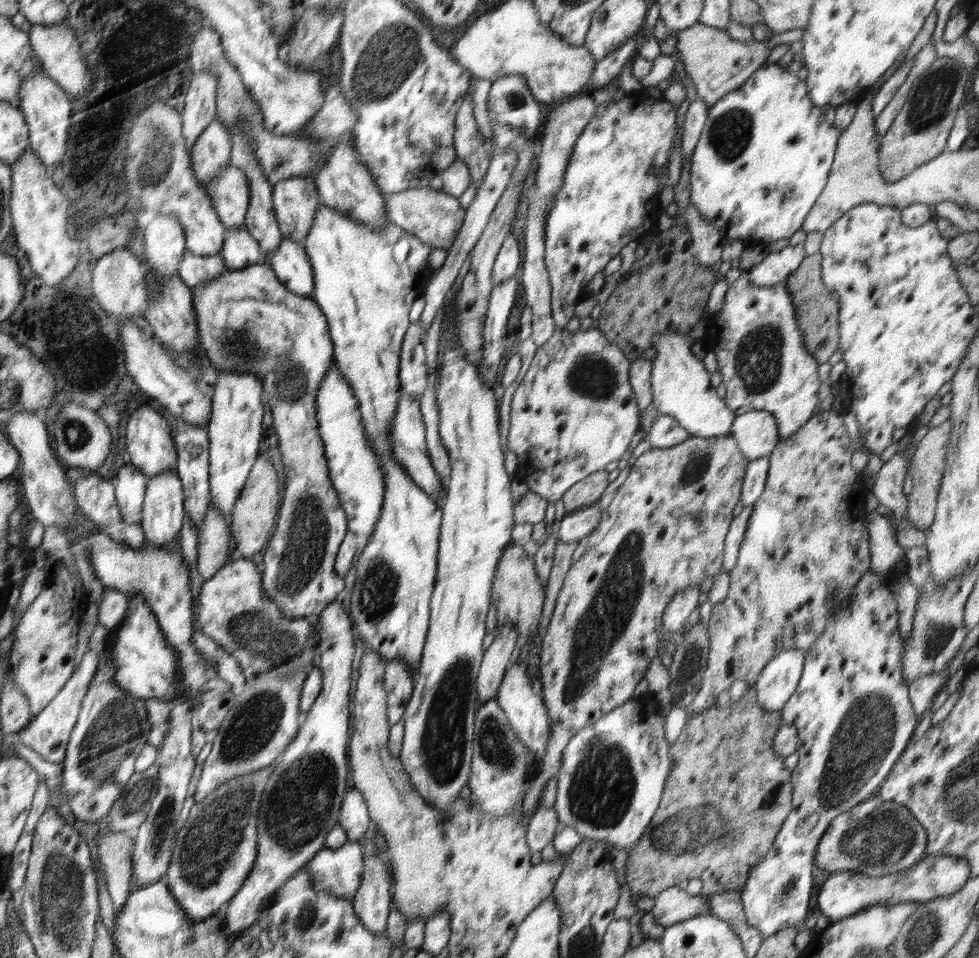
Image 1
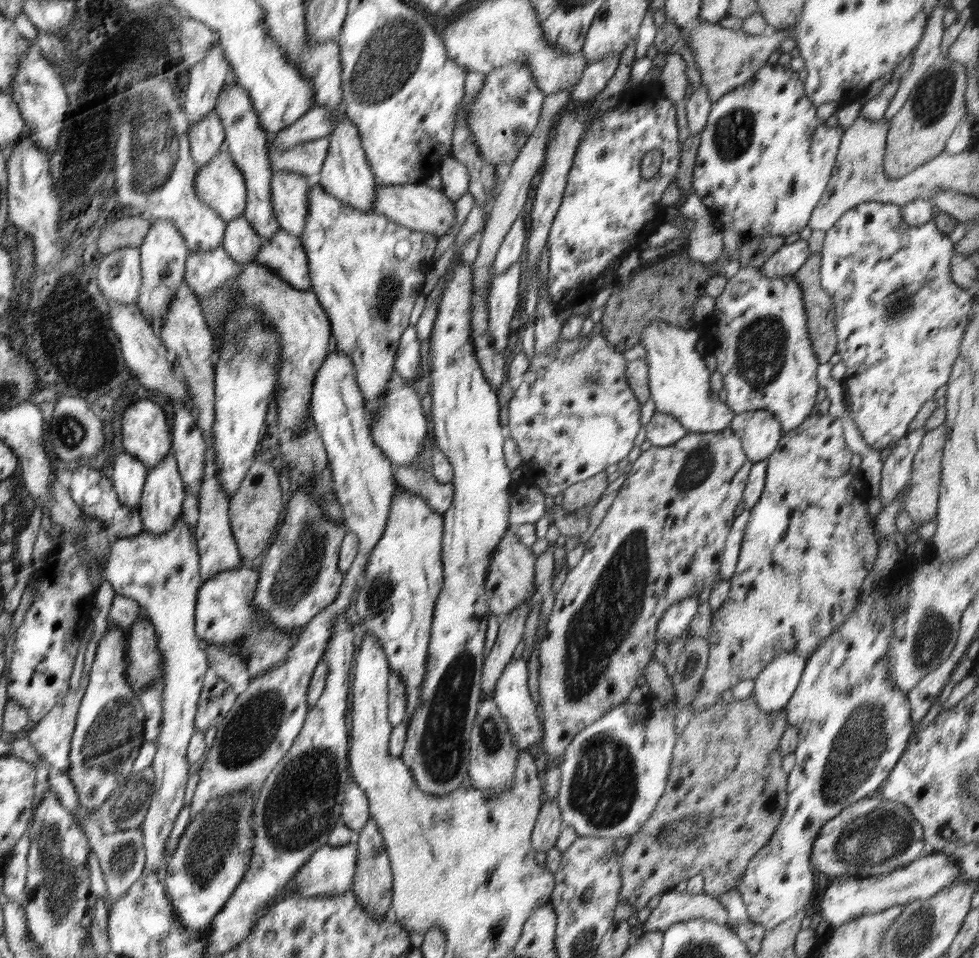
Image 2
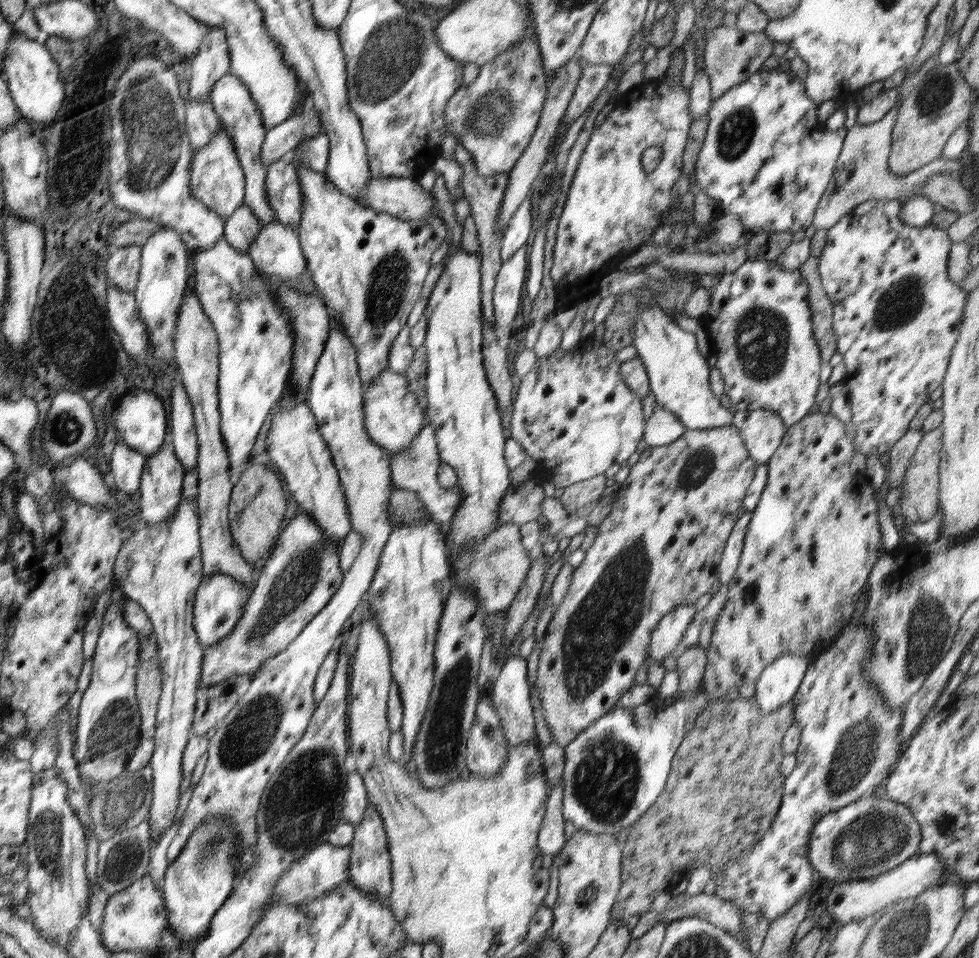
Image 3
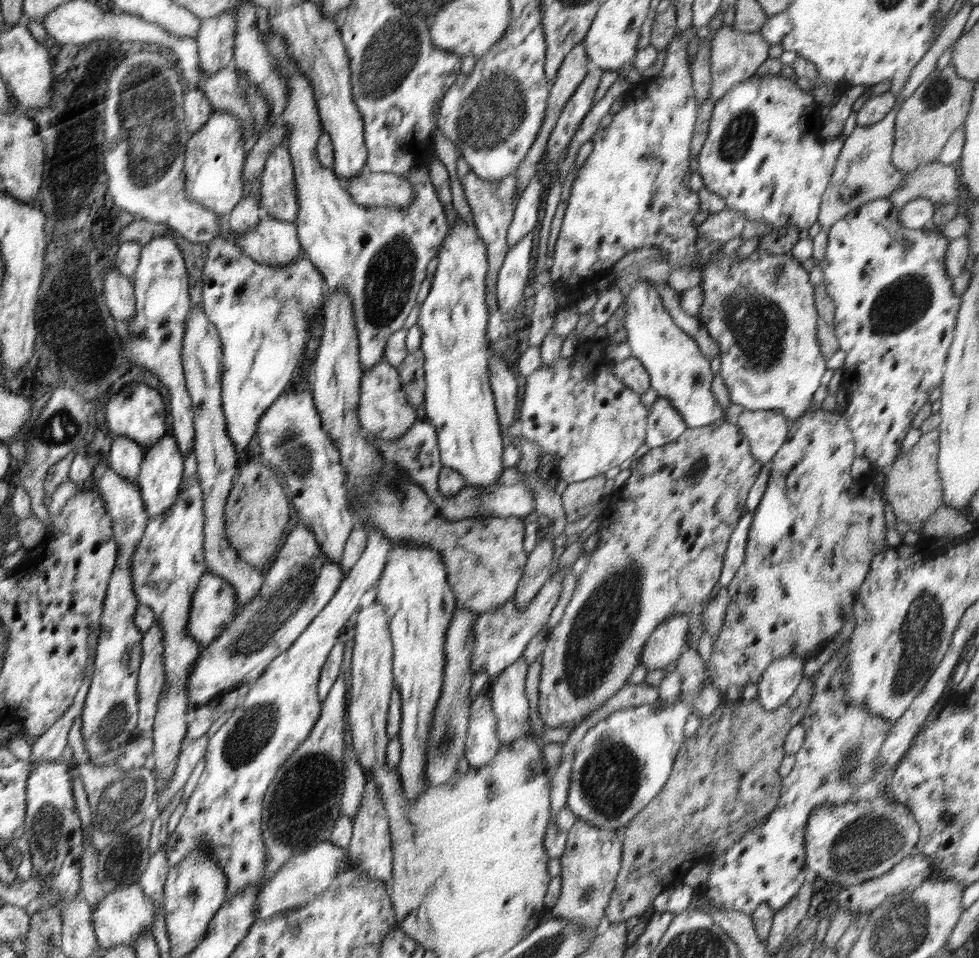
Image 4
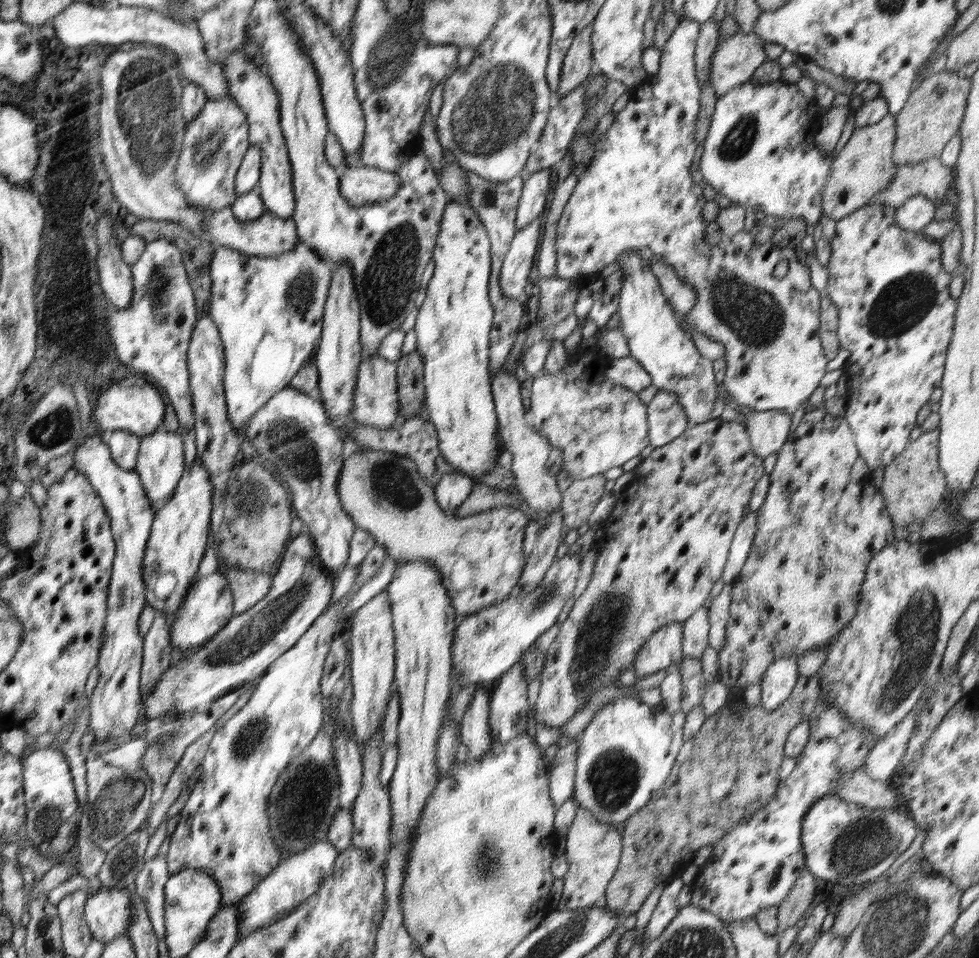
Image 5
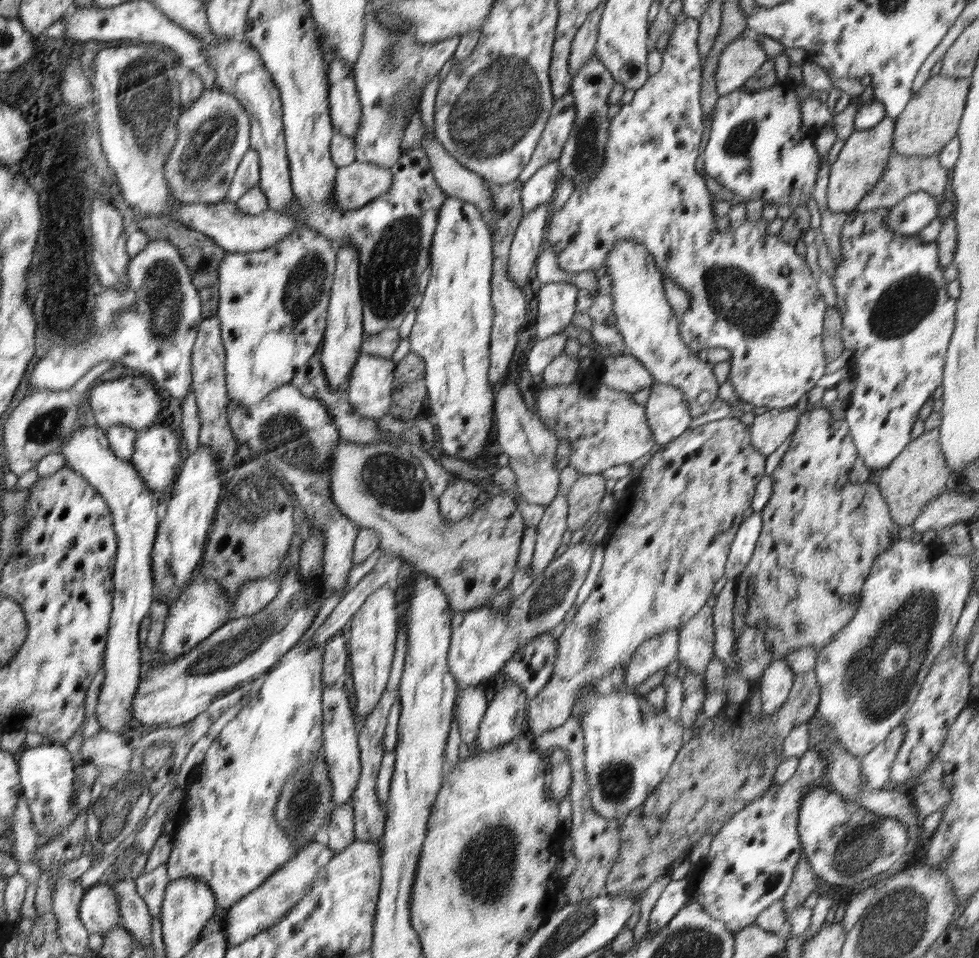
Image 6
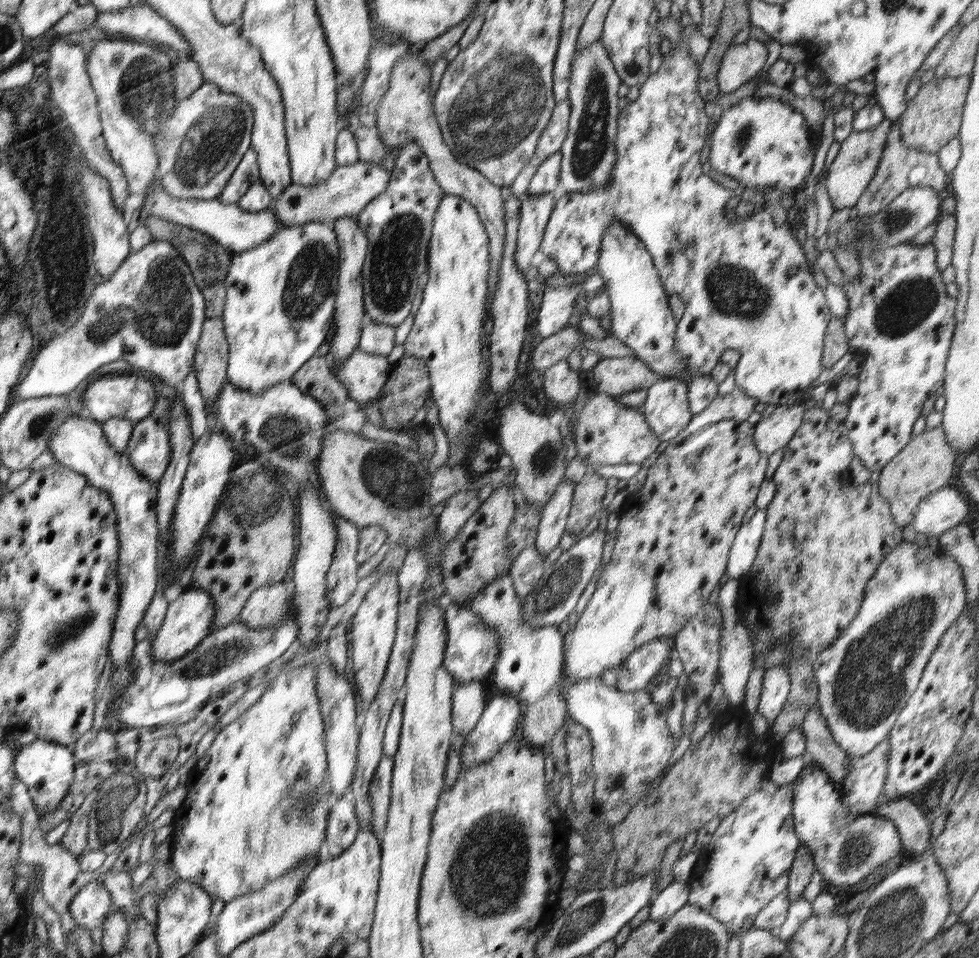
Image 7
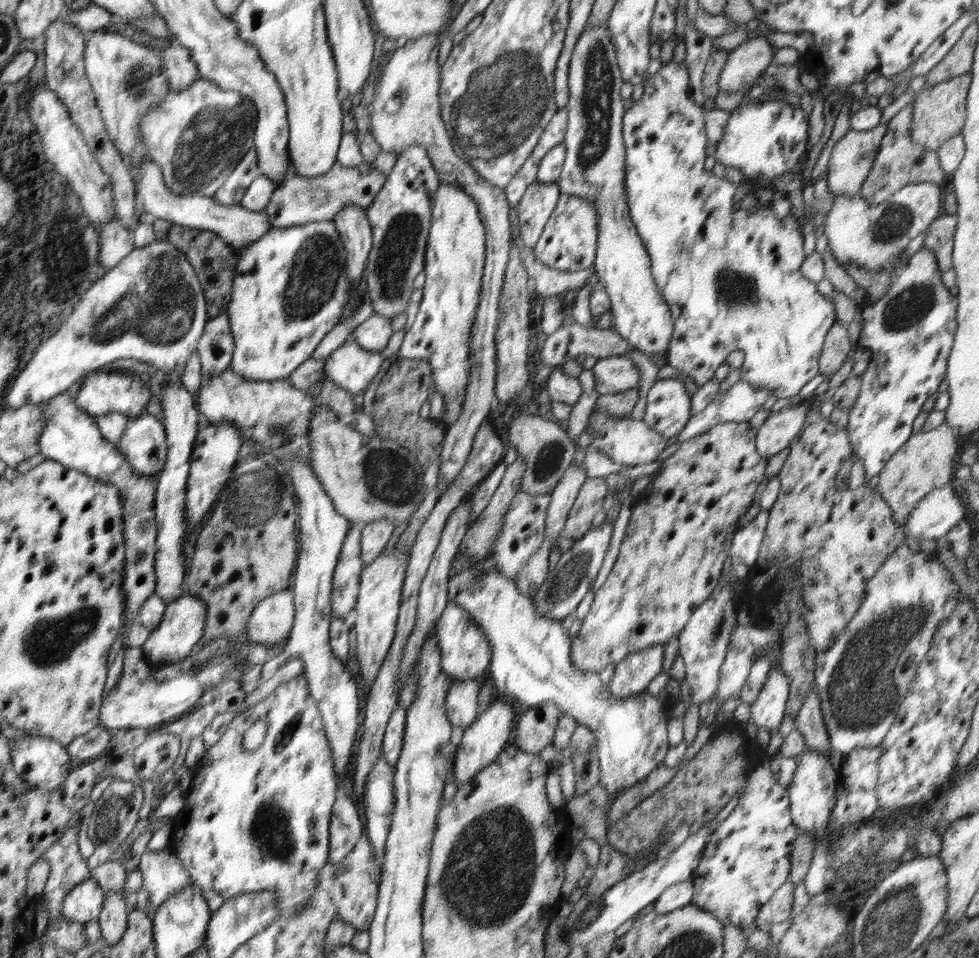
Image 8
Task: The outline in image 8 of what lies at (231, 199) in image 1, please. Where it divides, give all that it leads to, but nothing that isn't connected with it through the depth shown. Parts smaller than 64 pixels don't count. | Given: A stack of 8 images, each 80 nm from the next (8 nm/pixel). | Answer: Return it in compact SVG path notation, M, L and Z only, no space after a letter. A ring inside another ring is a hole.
M197 76L186 90L169 90L161 102L156 102L141 120L138 132L143 145L147 146L148 157L160 167L170 192L186 197L191 194L213 197L239 160L253 148L256 124L257 109L252 99Z

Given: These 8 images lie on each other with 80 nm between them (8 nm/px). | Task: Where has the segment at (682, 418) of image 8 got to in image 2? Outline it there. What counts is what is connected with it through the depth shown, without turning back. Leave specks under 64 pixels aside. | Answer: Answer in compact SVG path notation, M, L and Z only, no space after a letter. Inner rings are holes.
M658 411L652 415L645 428L646 440L658 447L674 445L688 432L672 415Z

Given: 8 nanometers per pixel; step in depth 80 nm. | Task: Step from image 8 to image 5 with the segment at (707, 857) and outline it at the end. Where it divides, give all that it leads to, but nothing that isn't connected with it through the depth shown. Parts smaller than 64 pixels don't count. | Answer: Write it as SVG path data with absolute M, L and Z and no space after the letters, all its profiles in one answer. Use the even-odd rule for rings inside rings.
M820 694L814 710L808 717L810 735L806 746L796 757L794 770L779 781L775 797L758 810L751 812L749 818L743 818L731 832L725 834L713 847L711 857L700 867L698 877L692 884L691 903L709 913L715 914L726 922L742 921L756 917L759 910L767 906L779 905L791 892L796 880L805 869L805 854L801 839L801 828L804 815L809 808L829 794L837 794L839 780L845 772L864 767L868 753L877 740L868 732L852 726L850 721L834 706L827 705L824 694Z

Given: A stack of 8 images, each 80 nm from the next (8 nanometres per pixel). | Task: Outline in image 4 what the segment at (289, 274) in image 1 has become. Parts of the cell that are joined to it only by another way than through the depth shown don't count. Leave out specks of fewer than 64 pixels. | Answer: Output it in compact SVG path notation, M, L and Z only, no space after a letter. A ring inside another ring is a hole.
M265 213L259 225L246 234L233 234L226 215L220 215L219 236L239 246L254 262L270 266L288 266L302 253L295 223L278 221Z

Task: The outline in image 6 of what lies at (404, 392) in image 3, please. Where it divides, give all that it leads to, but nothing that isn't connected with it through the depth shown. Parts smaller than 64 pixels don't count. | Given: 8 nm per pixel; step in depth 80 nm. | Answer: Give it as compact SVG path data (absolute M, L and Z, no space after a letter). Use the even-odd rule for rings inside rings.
M361 353L349 374L346 398L352 408L376 422L391 407L395 362Z

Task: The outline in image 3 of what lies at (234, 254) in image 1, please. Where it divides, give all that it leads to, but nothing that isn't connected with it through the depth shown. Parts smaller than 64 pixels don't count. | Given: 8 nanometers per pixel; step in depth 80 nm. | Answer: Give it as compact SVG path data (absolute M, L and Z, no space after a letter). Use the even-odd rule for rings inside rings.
M246 203L241 204L230 216L223 218L223 237L242 254L248 254L250 245L260 232L261 224Z

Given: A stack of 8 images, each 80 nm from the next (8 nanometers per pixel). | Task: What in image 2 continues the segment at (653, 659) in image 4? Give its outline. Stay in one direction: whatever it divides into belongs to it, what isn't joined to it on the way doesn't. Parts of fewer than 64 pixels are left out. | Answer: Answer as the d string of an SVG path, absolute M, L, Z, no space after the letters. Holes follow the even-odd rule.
M692 596L674 603L665 610L657 626L657 640L664 640L668 644L676 637L687 633L690 622L696 616L699 596Z

